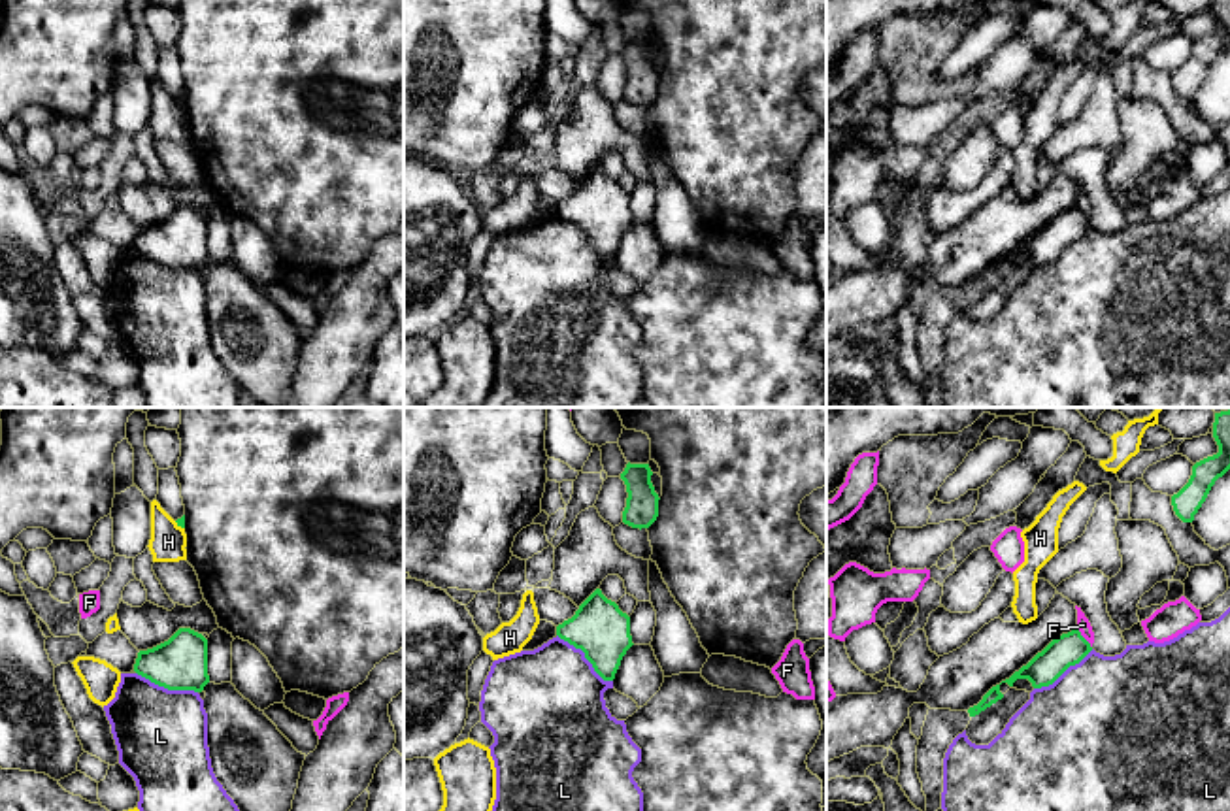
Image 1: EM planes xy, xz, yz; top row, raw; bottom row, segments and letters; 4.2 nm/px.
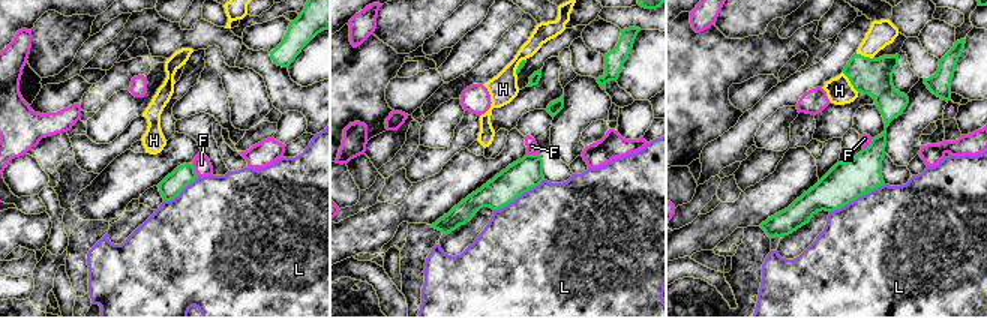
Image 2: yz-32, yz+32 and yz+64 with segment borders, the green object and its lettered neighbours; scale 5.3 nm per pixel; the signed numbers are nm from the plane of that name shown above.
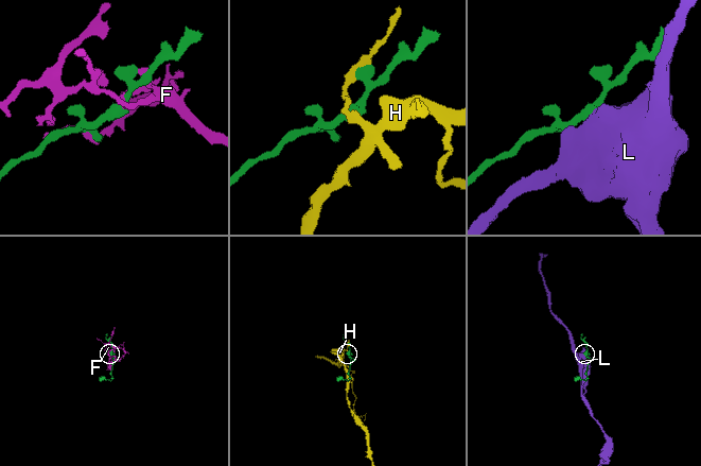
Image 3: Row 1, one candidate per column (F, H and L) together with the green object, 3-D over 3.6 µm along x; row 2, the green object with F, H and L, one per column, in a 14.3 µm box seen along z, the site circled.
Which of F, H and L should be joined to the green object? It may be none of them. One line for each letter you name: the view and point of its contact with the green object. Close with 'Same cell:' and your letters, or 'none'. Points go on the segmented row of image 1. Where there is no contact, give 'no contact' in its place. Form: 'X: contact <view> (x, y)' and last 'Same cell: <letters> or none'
Same cell: none

